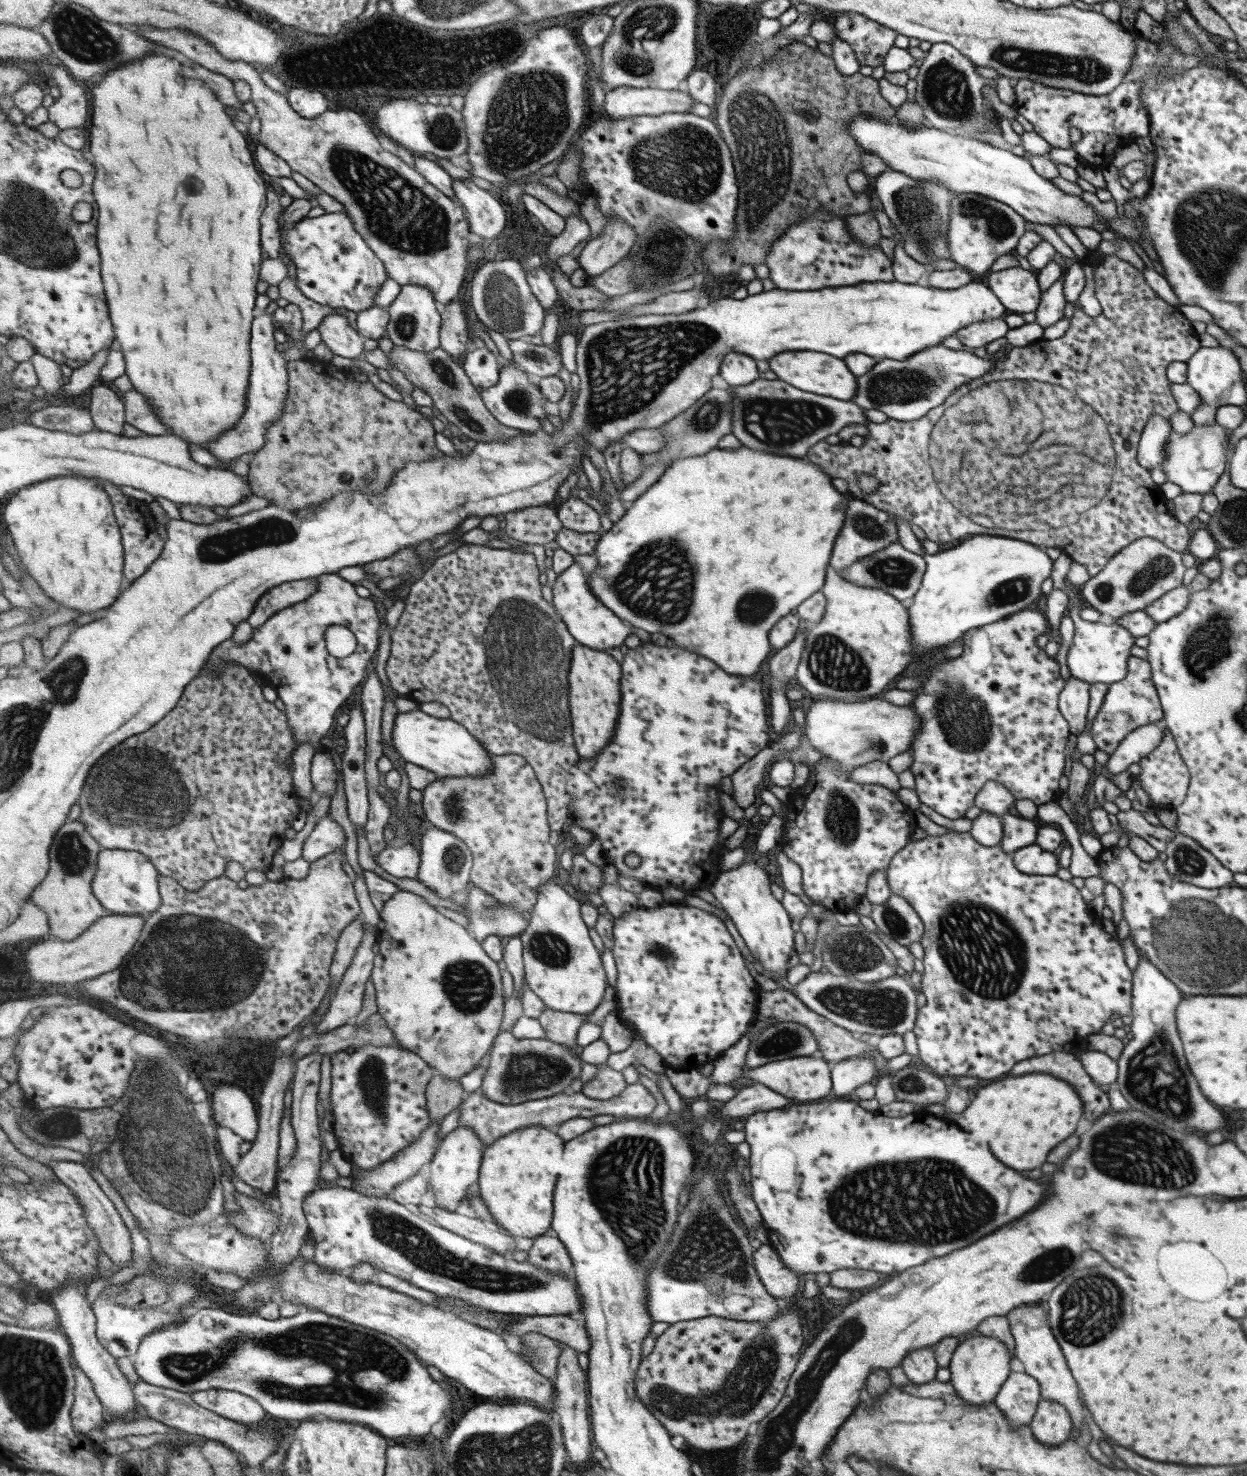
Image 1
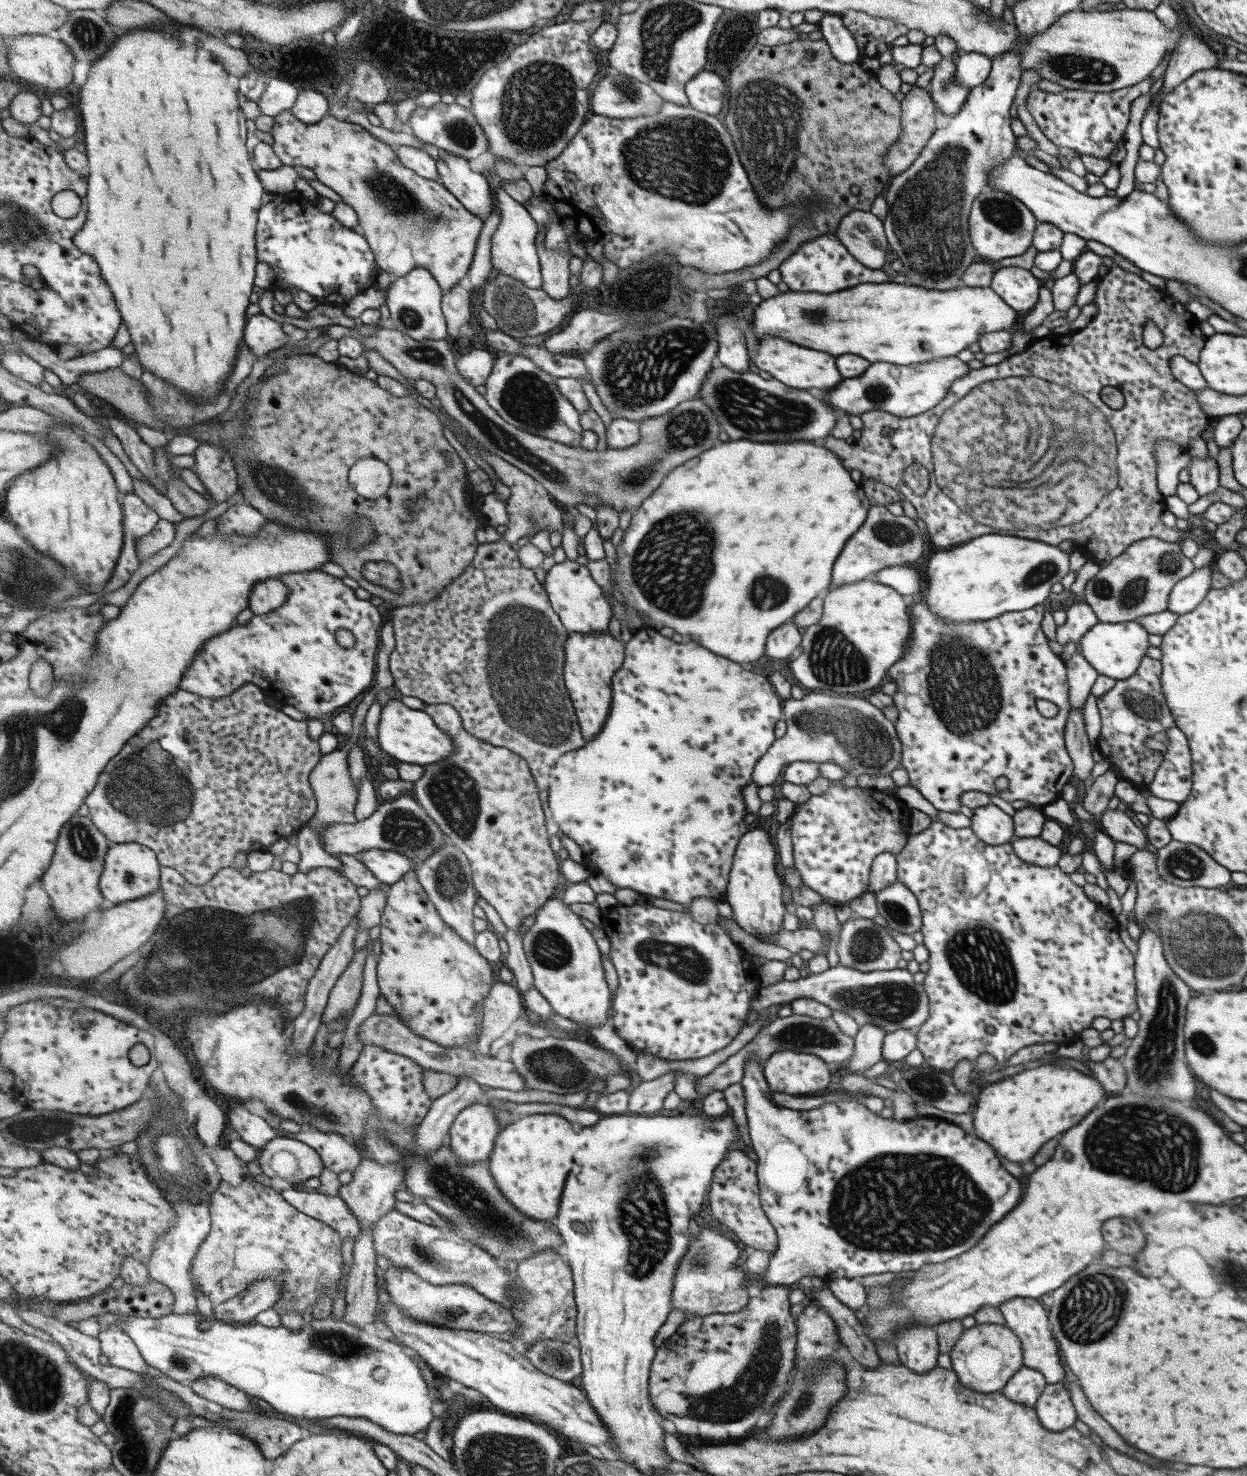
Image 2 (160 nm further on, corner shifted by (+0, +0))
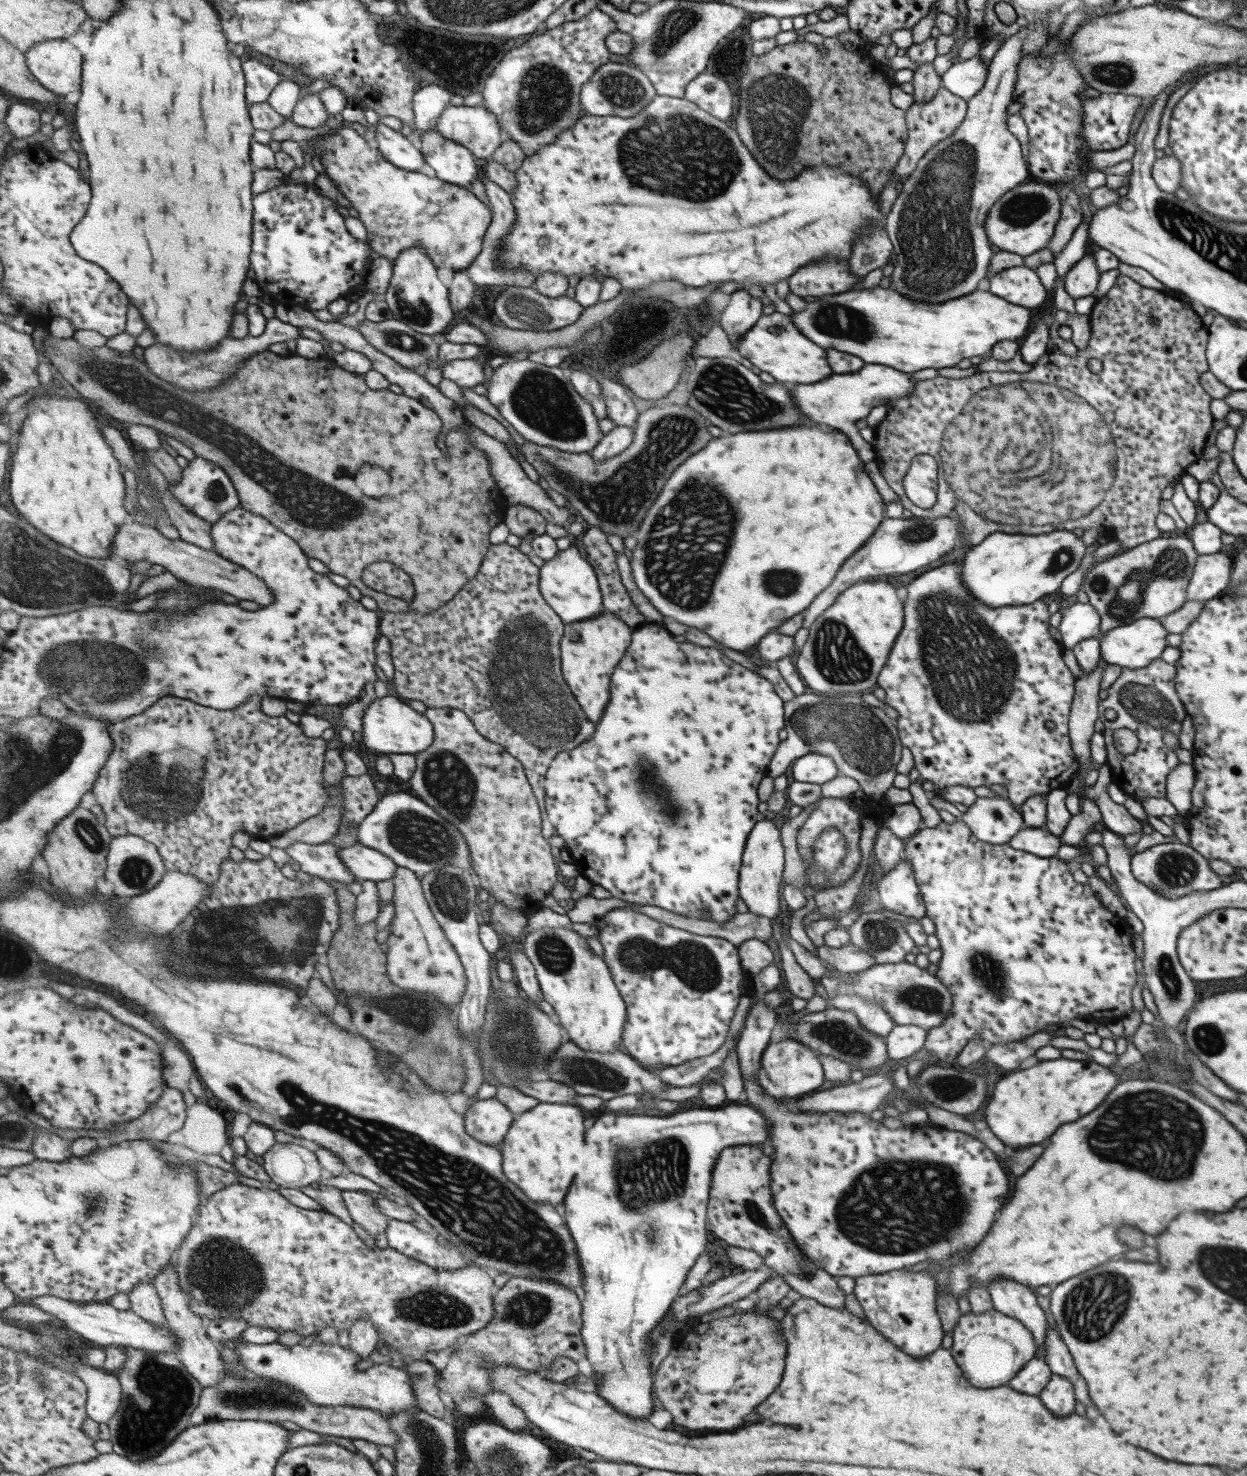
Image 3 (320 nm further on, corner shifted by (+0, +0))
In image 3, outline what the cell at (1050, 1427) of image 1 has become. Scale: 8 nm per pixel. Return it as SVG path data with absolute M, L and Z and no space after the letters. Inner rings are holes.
M1051 1373L1047 1384L1038 1394L1043 1406L1056 1417L1064 1417L1071 1414L1075 1408L1073 1385L1062 1376Z

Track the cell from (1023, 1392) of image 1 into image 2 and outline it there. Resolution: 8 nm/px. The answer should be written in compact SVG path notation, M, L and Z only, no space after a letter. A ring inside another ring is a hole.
M1022 1366L1000 1392L1010 1401L1033 1407L1045 1385L1044 1376L1038 1370Z

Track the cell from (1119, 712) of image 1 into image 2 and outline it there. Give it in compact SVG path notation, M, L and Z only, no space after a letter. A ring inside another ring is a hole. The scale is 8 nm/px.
M1144 655L1139 660L1139 667L1131 676L1116 680L1114 686L1103 696L1096 698L1096 708L1101 722L1096 740L1098 751L1103 760L1118 770L1119 778L1136 788L1147 789L1150 786L1153 775L1163 760L1162 752L1148 749L1144 745L1144 740L1175 727L1174 718L1166 706L1161 690L1160 672L1159 661Z

